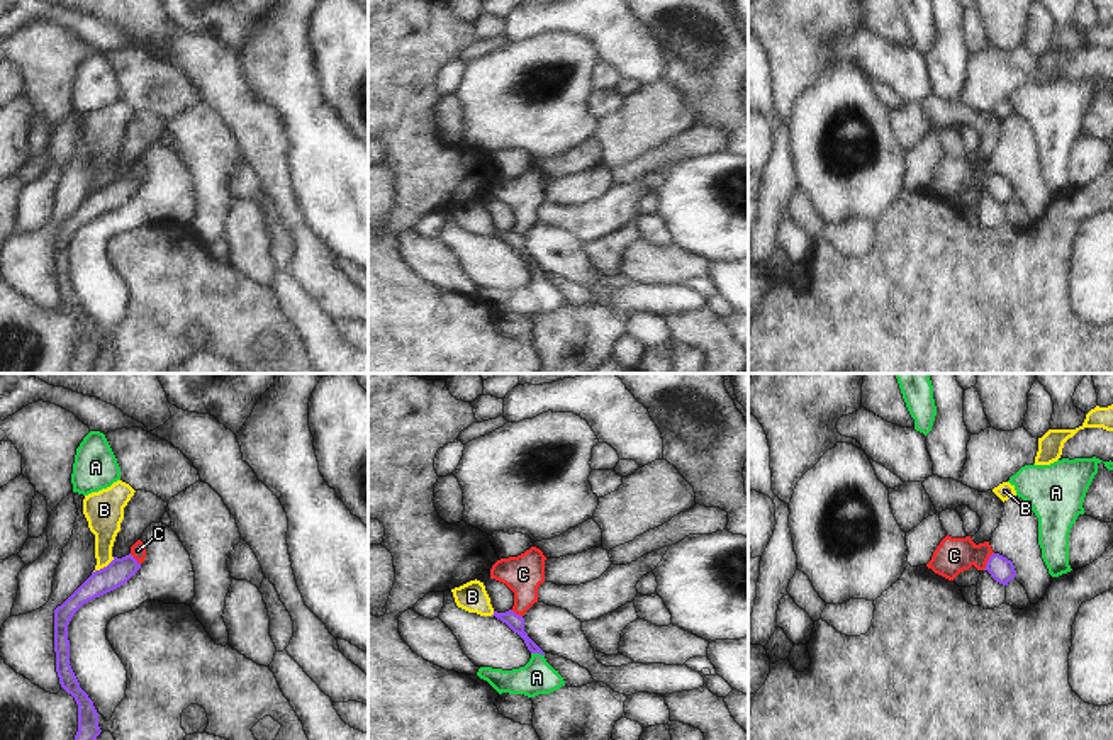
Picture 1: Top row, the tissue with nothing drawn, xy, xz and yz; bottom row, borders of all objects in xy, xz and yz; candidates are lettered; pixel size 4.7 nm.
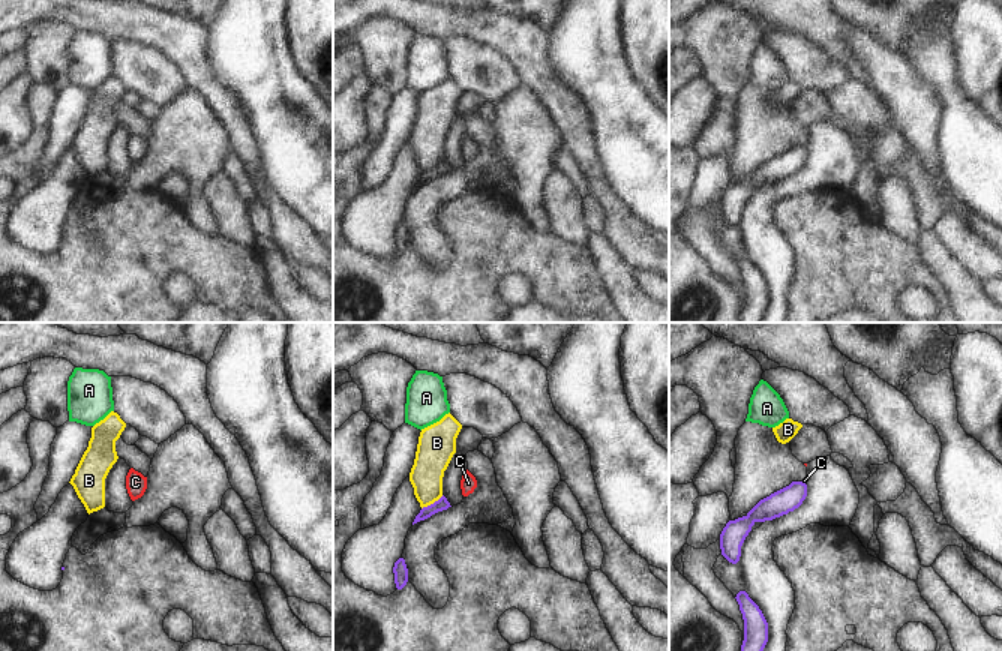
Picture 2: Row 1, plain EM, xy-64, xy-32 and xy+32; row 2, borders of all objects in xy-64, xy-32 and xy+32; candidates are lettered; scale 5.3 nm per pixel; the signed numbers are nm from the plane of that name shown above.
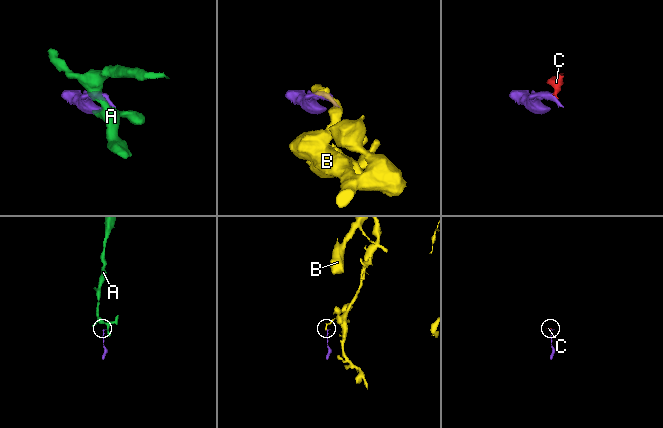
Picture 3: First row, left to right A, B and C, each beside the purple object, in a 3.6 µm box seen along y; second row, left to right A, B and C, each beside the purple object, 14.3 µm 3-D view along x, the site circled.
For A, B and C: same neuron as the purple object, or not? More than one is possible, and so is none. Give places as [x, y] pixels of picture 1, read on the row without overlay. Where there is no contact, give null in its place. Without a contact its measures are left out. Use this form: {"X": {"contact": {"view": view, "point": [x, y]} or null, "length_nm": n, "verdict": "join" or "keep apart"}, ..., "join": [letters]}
{"A": {"contact": {"view": "xz", "point": [538, 272]}, "length_nm": 70, "verdict": "join"}, "B": {"contact": {"view": "xy", "point": [104, 187]}, "length_nm": 130, "verdict": "keep apart"}, "C": {"contact": {"view": "yz", "point": [988, 180]}, "length_nm": 100, "verdict": "keep apart"}, "join": ["A"]}

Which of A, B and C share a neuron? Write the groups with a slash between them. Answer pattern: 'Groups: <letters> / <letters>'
Groups: A / B / C.

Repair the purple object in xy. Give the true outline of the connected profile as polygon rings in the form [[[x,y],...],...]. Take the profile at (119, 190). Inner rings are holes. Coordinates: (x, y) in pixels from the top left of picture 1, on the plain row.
[[[131,173],[122,178],[114,177],[107,187],[92,192],[92,195],[54,229],[56,292],[61,307],[71,314],[78,324],[78,351],[71,365],[71,373],[92,373],[93,363],[102,350],[93,321],[80,307],[70,285],[68,244],[85,222],[124,205],[139,188],[141,183]]]

